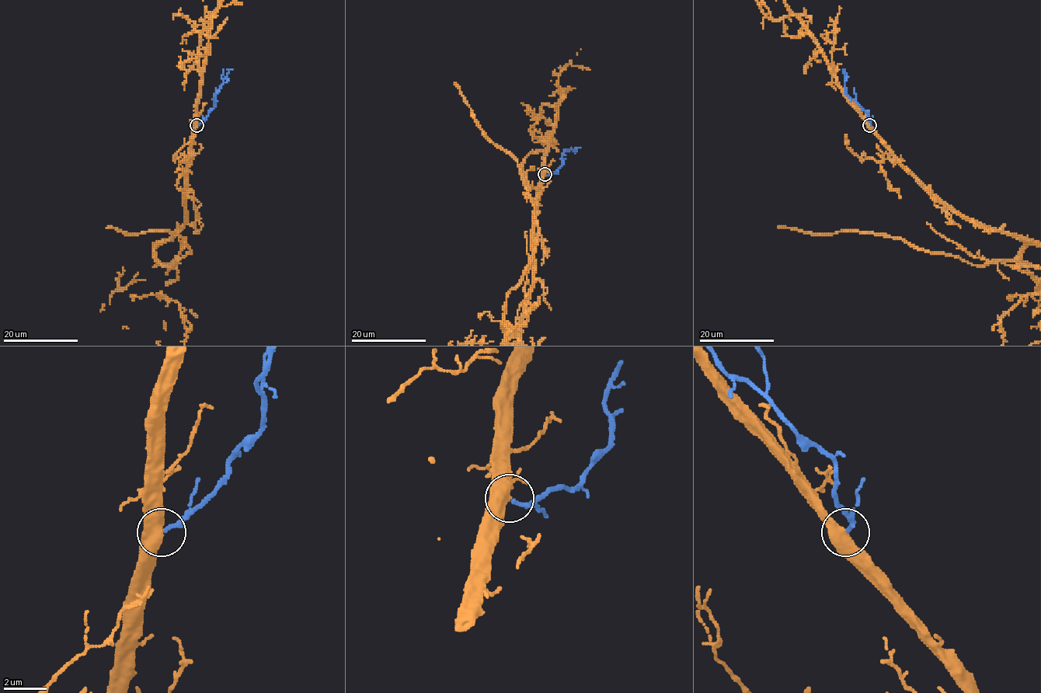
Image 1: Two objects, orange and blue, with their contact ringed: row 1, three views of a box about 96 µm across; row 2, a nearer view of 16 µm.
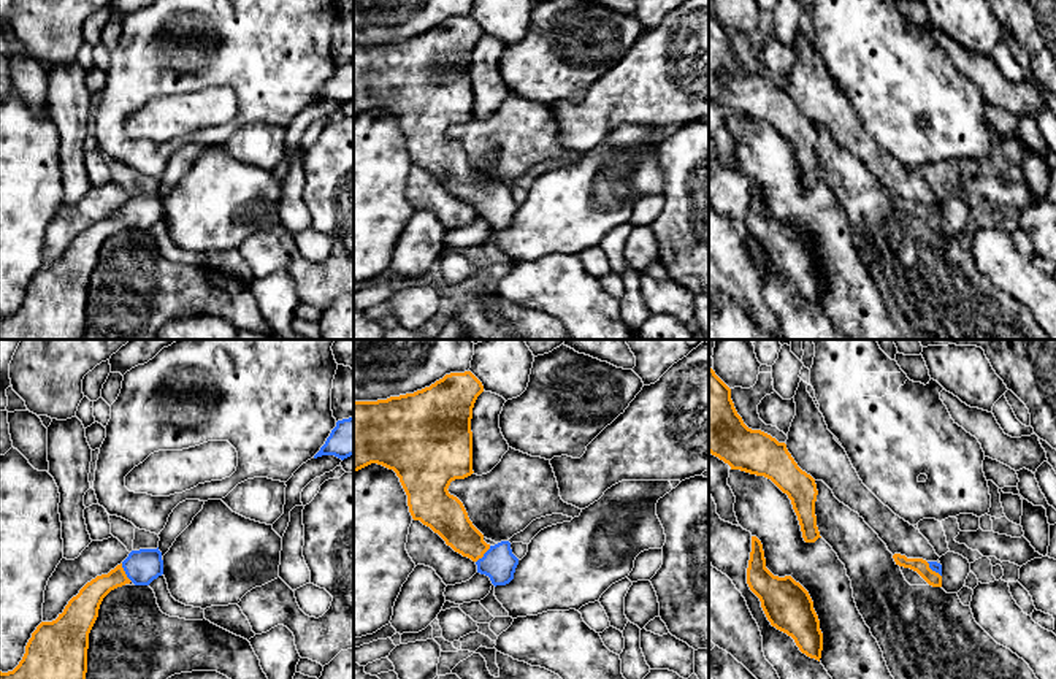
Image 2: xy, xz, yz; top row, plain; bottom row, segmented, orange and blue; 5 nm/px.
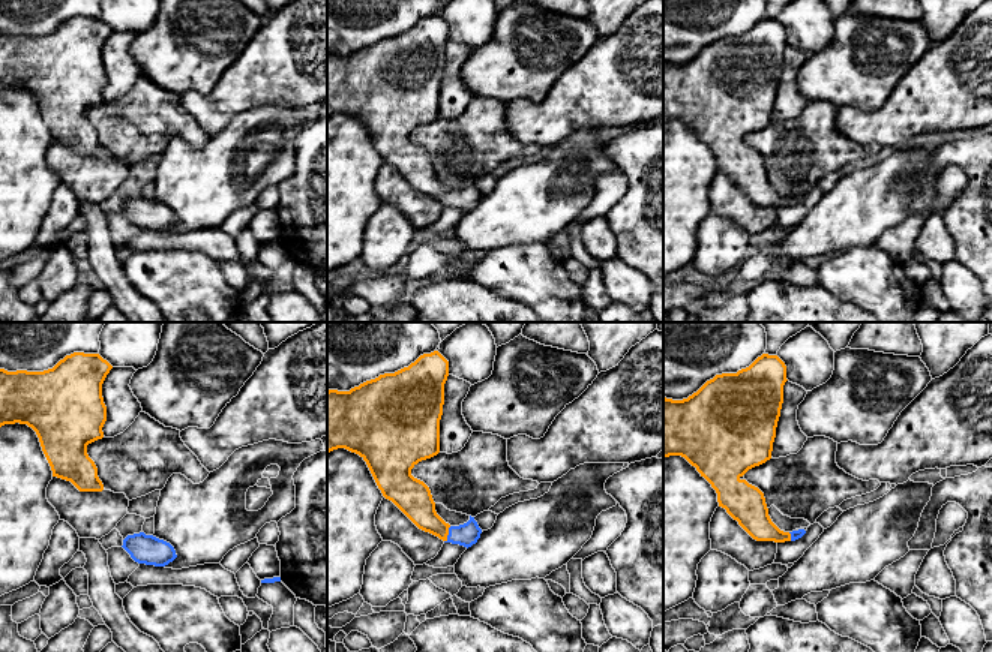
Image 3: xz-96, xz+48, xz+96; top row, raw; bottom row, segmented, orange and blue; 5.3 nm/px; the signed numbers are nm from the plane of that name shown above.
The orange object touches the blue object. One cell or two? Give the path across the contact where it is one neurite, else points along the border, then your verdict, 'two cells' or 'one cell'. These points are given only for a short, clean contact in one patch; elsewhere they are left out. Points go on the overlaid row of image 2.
across xy (86, 605), (110, 581), (124, 573), (141, 567) | one cell

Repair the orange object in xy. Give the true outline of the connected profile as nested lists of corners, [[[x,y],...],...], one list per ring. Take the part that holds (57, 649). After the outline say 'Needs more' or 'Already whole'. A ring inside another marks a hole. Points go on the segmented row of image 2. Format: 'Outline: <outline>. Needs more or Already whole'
Outline: [[[132,550],[108,574],[87,582],[52,622],[41,622],[25,646],[19,665],[0,679],[86,679],[89,633],[103,598],[114,589],[133,582],[149,585],[163,574],[162,552]]]. Needs more

